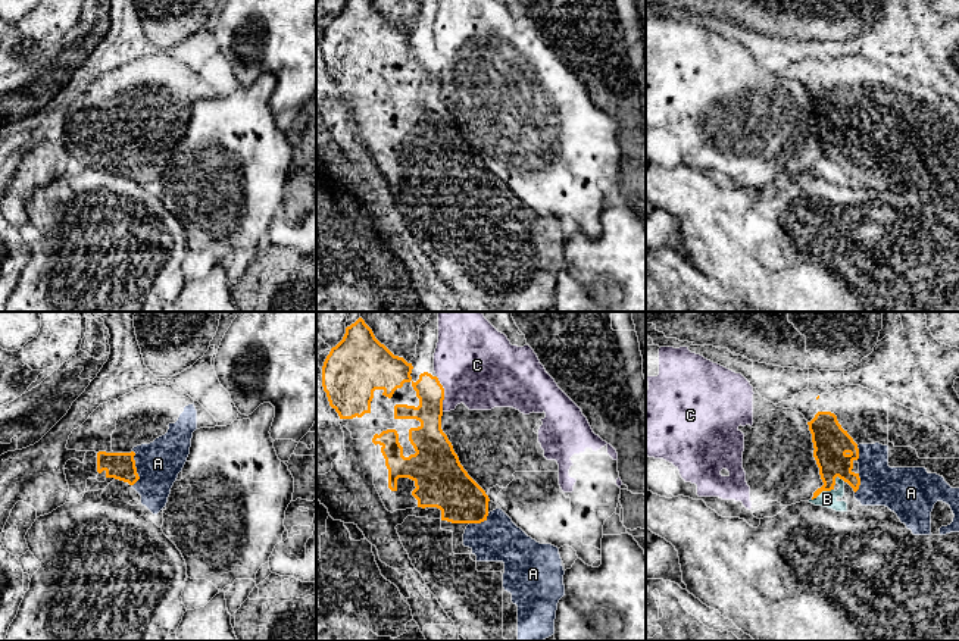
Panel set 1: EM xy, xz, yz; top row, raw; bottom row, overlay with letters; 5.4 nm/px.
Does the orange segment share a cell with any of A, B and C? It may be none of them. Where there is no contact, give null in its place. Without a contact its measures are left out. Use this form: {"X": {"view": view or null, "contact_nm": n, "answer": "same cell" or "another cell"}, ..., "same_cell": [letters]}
{"A": {"view": "xy", "contact_nm": 200, "answer": "same cell"}, "B": {"view": "yz", "contact_nm": 140, "answer": "another cell"}, "C": {"view": "xz", "contact_nm": 200, "answer": "another cell"}, "same_cell": ["A"]}

